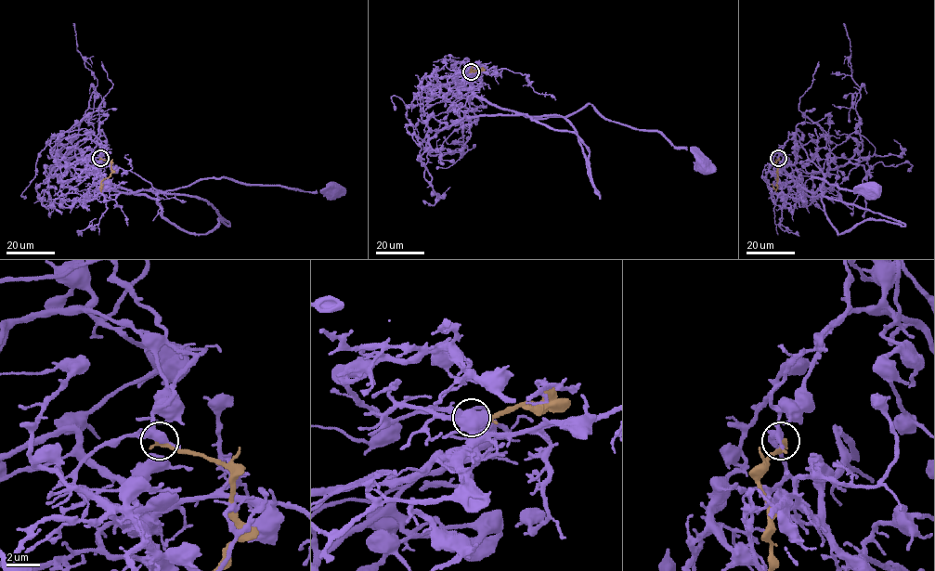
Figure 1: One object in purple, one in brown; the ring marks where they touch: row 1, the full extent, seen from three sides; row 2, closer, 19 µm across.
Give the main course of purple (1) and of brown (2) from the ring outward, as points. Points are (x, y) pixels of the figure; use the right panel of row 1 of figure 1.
1: (779, 158), (777, 167), (811, 192), (825, 190), (820, 179), (811, 178), (817, 177), (854, 192), (874, 187)
2: (779, 158), (775, 163), (777, 188), (772, 183)

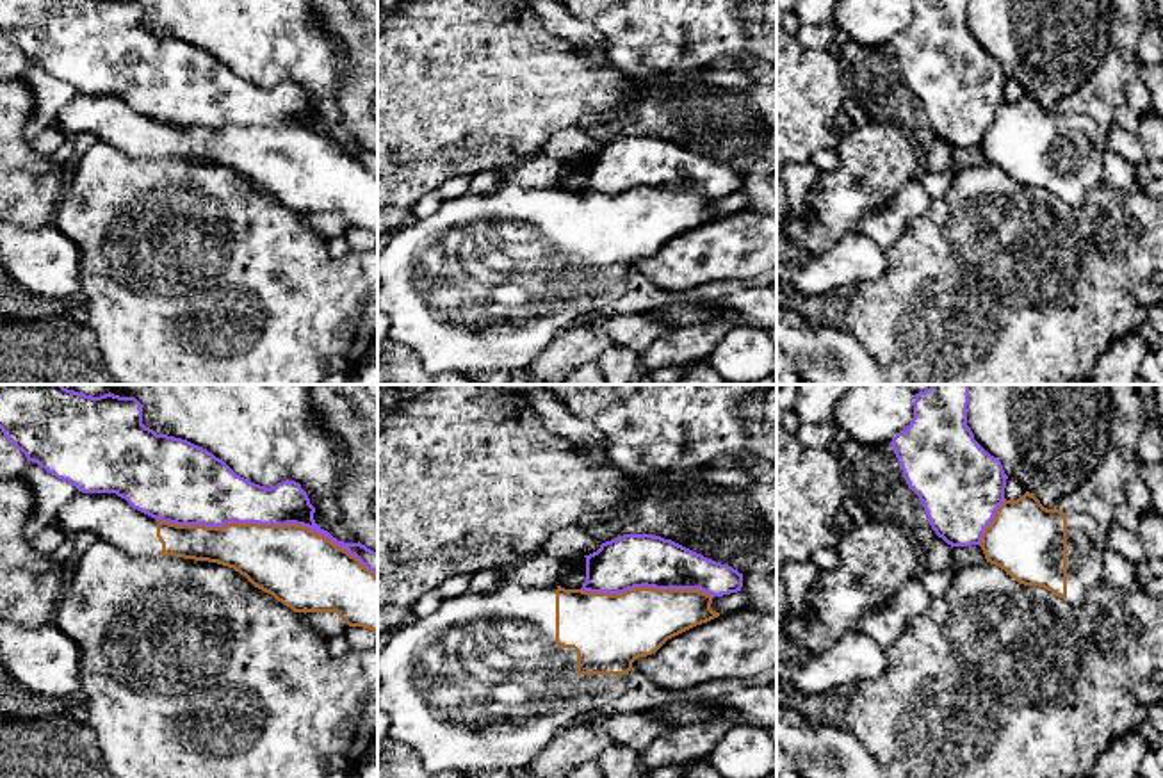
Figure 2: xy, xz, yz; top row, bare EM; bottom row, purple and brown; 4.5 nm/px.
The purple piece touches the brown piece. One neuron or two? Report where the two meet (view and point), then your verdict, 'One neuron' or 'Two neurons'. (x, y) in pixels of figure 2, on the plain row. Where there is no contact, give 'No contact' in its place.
Touches purple at xy (268, 125). Two neurons

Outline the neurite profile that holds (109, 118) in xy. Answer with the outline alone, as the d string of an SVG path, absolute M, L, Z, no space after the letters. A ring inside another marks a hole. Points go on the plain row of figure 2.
M82 93L57 114L53 123L64 139L89 132L130 160L175 157L233 169L294 214L337 214L349 228L363 228L378 235L378 176L308 128L237 123L223 128L176 126L157 123L116 94Z

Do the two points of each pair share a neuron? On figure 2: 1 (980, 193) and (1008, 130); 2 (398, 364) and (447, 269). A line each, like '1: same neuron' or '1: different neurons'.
1: different neurons
2: different neurons

